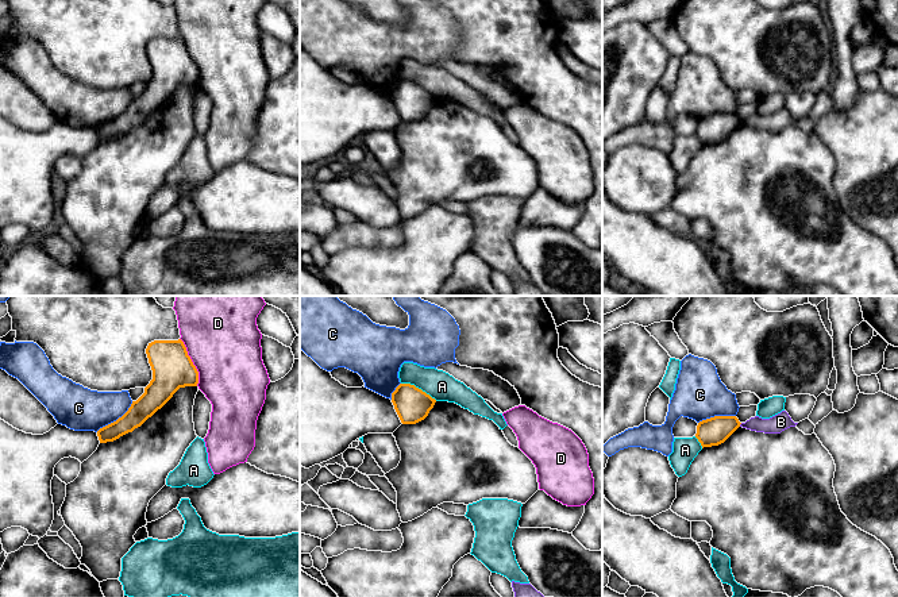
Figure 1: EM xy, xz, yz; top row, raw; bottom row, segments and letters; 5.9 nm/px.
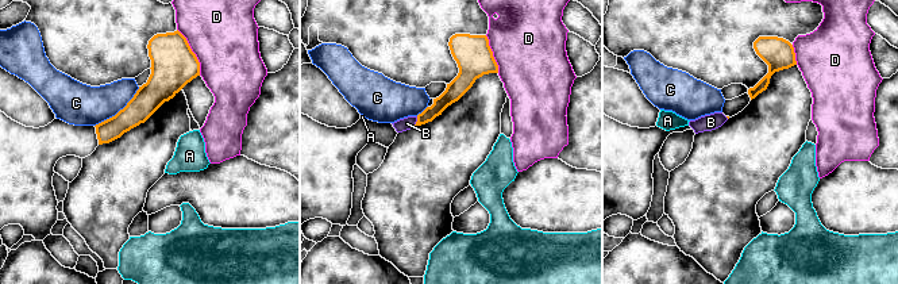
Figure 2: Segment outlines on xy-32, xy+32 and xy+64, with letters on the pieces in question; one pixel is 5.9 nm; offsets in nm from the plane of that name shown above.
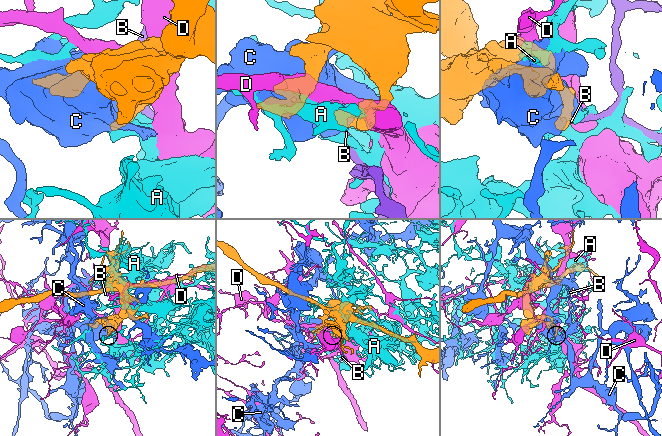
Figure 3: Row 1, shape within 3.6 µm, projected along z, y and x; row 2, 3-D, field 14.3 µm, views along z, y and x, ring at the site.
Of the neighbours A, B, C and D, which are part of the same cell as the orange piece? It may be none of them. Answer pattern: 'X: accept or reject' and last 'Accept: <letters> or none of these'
A: reject
B: reject
C: reject
D: reject
Accept: none of these

